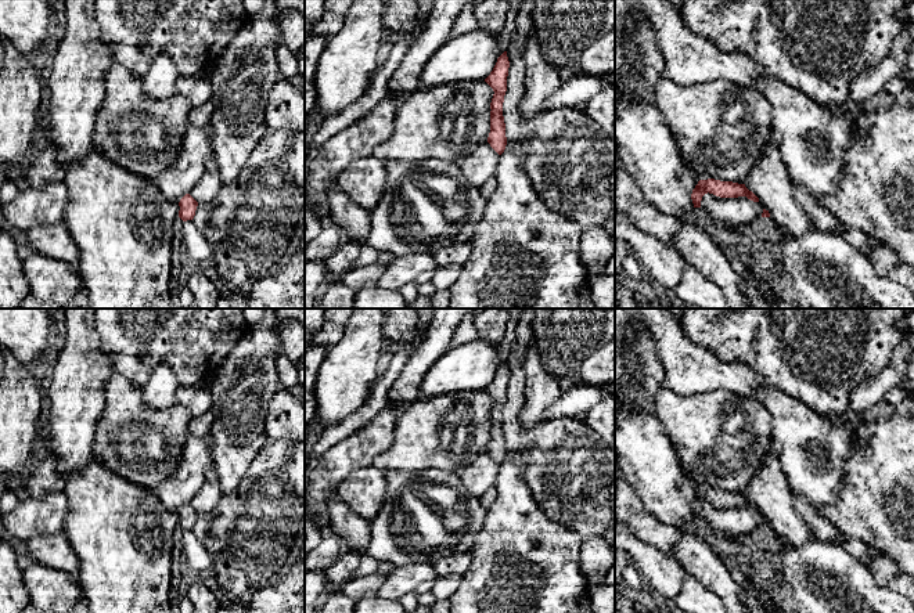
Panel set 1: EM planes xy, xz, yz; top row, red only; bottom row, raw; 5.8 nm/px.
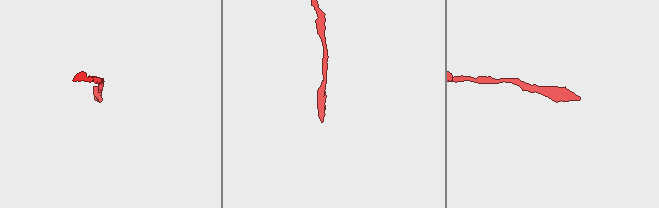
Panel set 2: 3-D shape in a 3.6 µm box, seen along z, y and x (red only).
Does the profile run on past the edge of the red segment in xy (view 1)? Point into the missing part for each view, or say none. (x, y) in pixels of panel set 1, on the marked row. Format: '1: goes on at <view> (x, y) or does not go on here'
1: does not go on here

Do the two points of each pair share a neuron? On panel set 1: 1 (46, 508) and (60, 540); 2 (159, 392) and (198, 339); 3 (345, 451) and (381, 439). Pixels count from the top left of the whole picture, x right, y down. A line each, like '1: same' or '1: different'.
1: different
2: different
3: same

